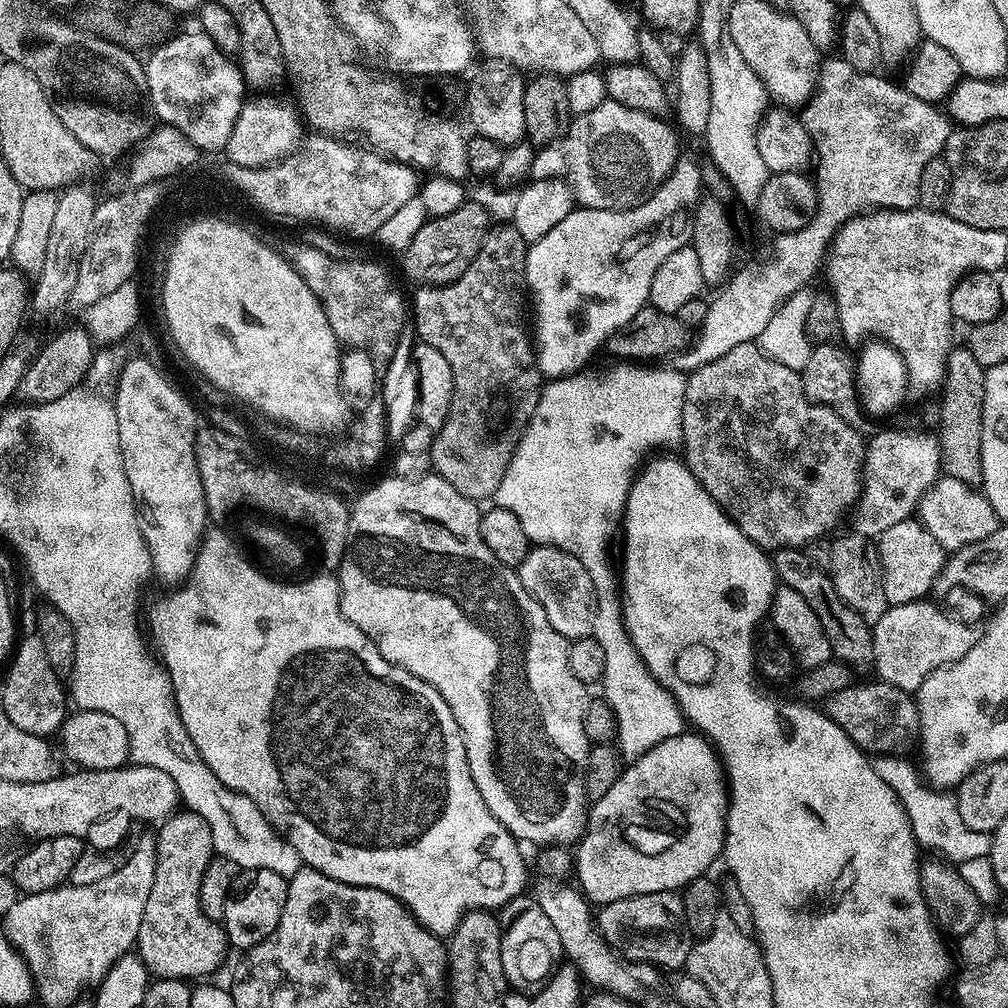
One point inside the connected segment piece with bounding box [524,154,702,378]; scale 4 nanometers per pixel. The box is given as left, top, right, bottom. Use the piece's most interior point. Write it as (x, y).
(592, 273)

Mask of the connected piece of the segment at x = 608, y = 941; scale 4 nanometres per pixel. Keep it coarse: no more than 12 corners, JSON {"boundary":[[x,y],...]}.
{"boundary":[[676,892],[599,905],[601,940],[634,964],[683,969]]}

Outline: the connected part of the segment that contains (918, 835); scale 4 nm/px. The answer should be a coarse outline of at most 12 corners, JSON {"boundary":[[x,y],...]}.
{"boundary":[[905,757],[875,773],[899,798],[917,845],[952,864],[987,857],[955,797],[928,785]]}

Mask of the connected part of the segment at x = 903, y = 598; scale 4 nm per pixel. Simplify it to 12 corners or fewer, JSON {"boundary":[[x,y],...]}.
{"boundary":[[919,519],[878,537],[889,605],[925,599],[946,553]]}

